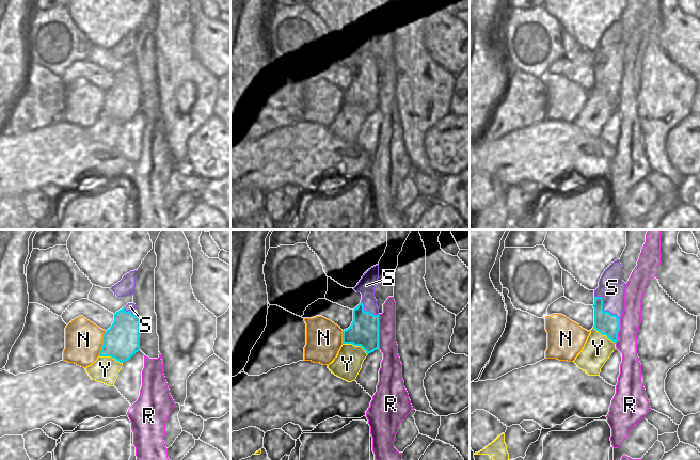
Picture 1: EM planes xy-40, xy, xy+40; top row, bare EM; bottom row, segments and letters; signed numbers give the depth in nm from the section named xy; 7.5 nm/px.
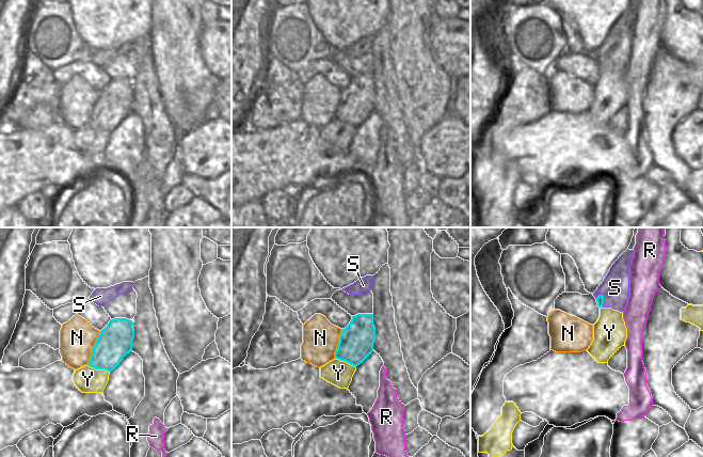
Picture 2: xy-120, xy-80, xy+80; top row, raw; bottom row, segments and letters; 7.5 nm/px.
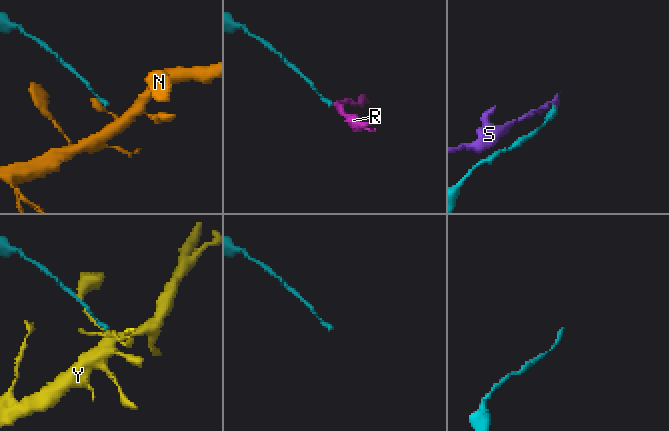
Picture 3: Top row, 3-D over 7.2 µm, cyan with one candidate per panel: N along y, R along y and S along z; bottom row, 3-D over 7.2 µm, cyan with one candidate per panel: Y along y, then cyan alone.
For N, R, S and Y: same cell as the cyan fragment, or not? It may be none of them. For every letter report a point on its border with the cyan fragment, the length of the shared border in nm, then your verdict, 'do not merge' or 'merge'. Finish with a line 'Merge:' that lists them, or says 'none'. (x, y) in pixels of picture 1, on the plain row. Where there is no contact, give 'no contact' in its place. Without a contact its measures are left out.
N: xy-40 (104, 105) | 200 nm | do not merge
R: xy (378, 92) | 260 nm | do not merge
S: xy+40 (602, 69) | 260 nm | do not merge
Y: xy (355, 106) | 220 nm | do not merge
Merge: none

